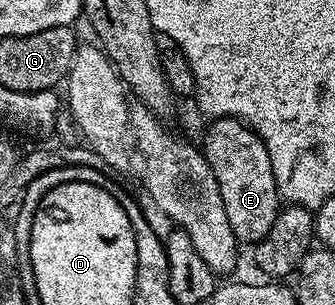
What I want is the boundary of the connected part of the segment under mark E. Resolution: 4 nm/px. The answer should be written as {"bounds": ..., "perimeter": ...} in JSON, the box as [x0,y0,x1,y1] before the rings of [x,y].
{"bounds":[200,118,280,244],"perimeter":[[[215,118],[209,125],[200,141],[200,149],[220,184],[220,200],[224,200],[228,224],[232,224],[232,232],[239,243],[253,244],[264,240],[280,209],[278,185],[272,172],[272,160],[268,160],[268,148],[262,143],[262,137],[239,118]]]}

